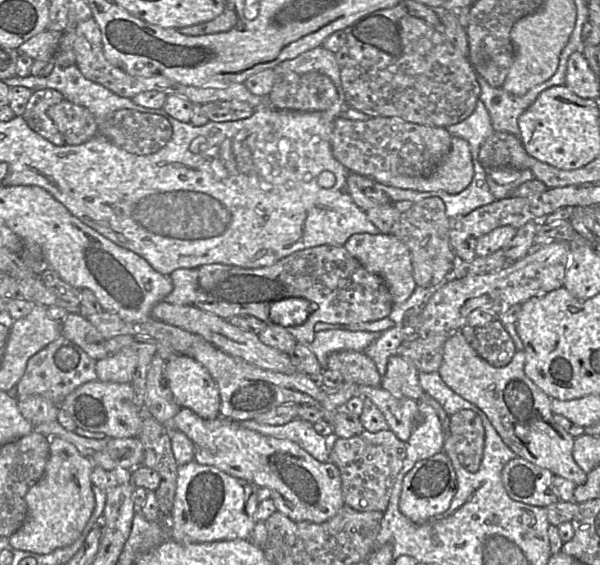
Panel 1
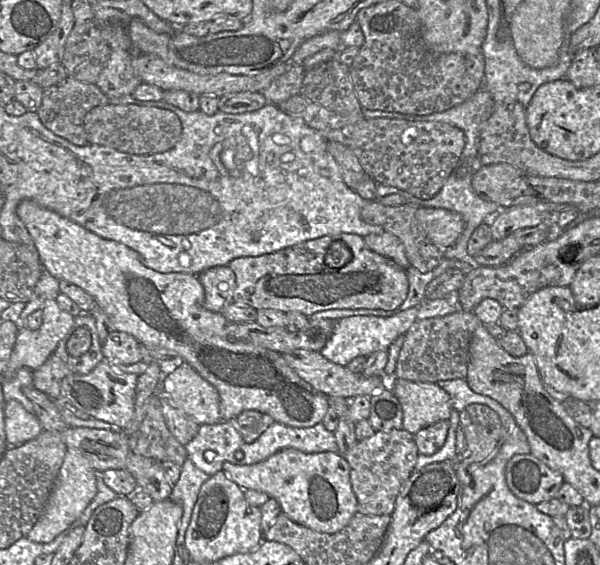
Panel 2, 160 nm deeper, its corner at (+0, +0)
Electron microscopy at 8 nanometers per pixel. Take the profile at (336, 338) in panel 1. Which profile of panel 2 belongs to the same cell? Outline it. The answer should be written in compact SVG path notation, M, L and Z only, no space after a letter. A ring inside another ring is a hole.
M419 306L403 312L397 312L390 317L378 316L352 316L337 320L332 335L320 353L329 361L341 365L348 365L359 356L370 356L381 350L387 350L389 345L400 335L404 335L416 322Z

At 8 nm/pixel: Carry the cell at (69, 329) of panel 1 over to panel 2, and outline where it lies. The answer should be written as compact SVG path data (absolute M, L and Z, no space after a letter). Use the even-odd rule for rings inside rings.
M113 331L102 343L104 359L111 363L132 365L143 361L141 343L133 336L120 331Z

